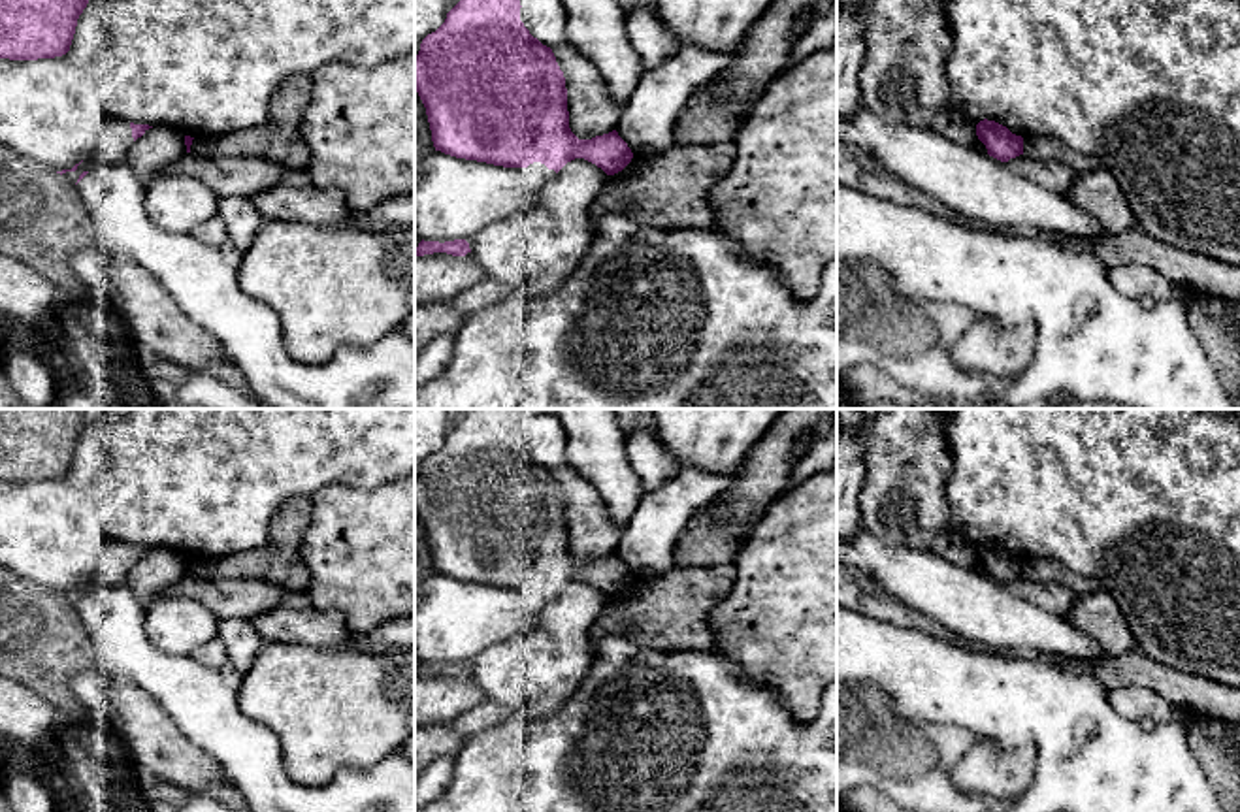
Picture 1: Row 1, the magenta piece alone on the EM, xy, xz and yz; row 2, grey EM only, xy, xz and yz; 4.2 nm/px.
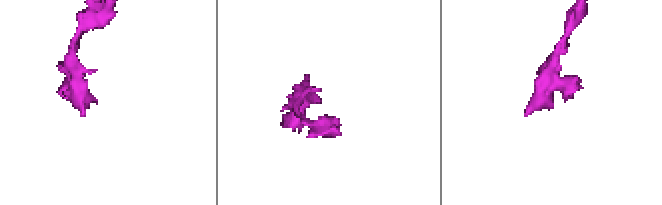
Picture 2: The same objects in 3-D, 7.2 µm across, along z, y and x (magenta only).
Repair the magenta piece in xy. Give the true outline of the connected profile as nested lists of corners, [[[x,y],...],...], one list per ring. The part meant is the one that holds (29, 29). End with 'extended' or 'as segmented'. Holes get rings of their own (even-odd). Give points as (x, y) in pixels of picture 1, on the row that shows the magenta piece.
[[[0,0],[0,58],[66,55],[87,4],[89,0]]] | as segmented

